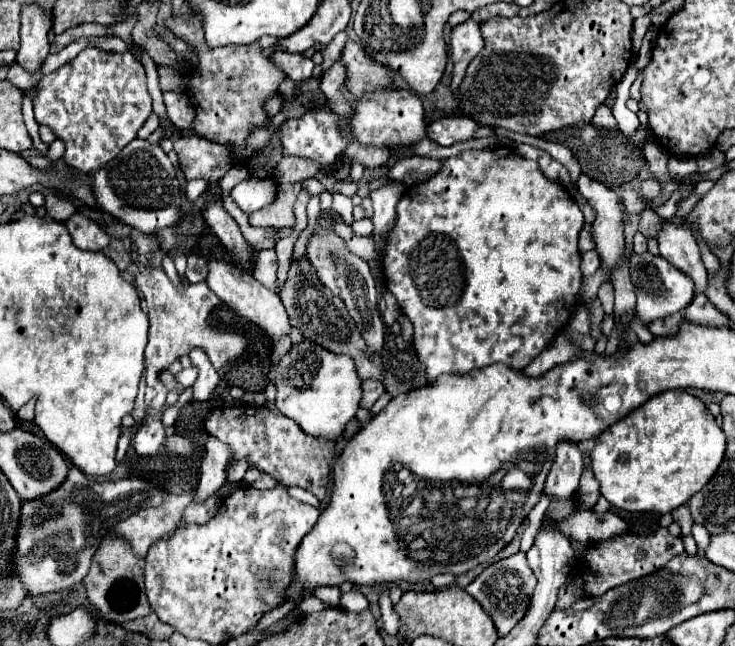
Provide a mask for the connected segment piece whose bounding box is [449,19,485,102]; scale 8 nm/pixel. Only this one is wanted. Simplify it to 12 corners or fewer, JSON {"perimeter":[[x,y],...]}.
{"perimeter":[[473,19],[449,33],[453,61],[450,90],[457,102],[459,83],[469,61],[483,49]]}

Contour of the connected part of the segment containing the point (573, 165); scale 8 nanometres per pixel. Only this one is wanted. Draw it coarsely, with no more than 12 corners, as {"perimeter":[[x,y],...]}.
{"perimeter":[[491,128],[499,137],[547,151],[569,169],[575,185],[581,169],[571,149],[540,137]]}

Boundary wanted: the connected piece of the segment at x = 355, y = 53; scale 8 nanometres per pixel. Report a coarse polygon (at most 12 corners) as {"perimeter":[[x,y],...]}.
{"perimeter":[[359,43],[343,49],[347,79],[355,93],[391,87],[389,73]]}

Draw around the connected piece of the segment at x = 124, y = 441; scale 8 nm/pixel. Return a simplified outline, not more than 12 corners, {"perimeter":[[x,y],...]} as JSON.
{"perimeter":[[142,427],[126,428],[118,440],[116,463],[125,457],[131,438]]}

